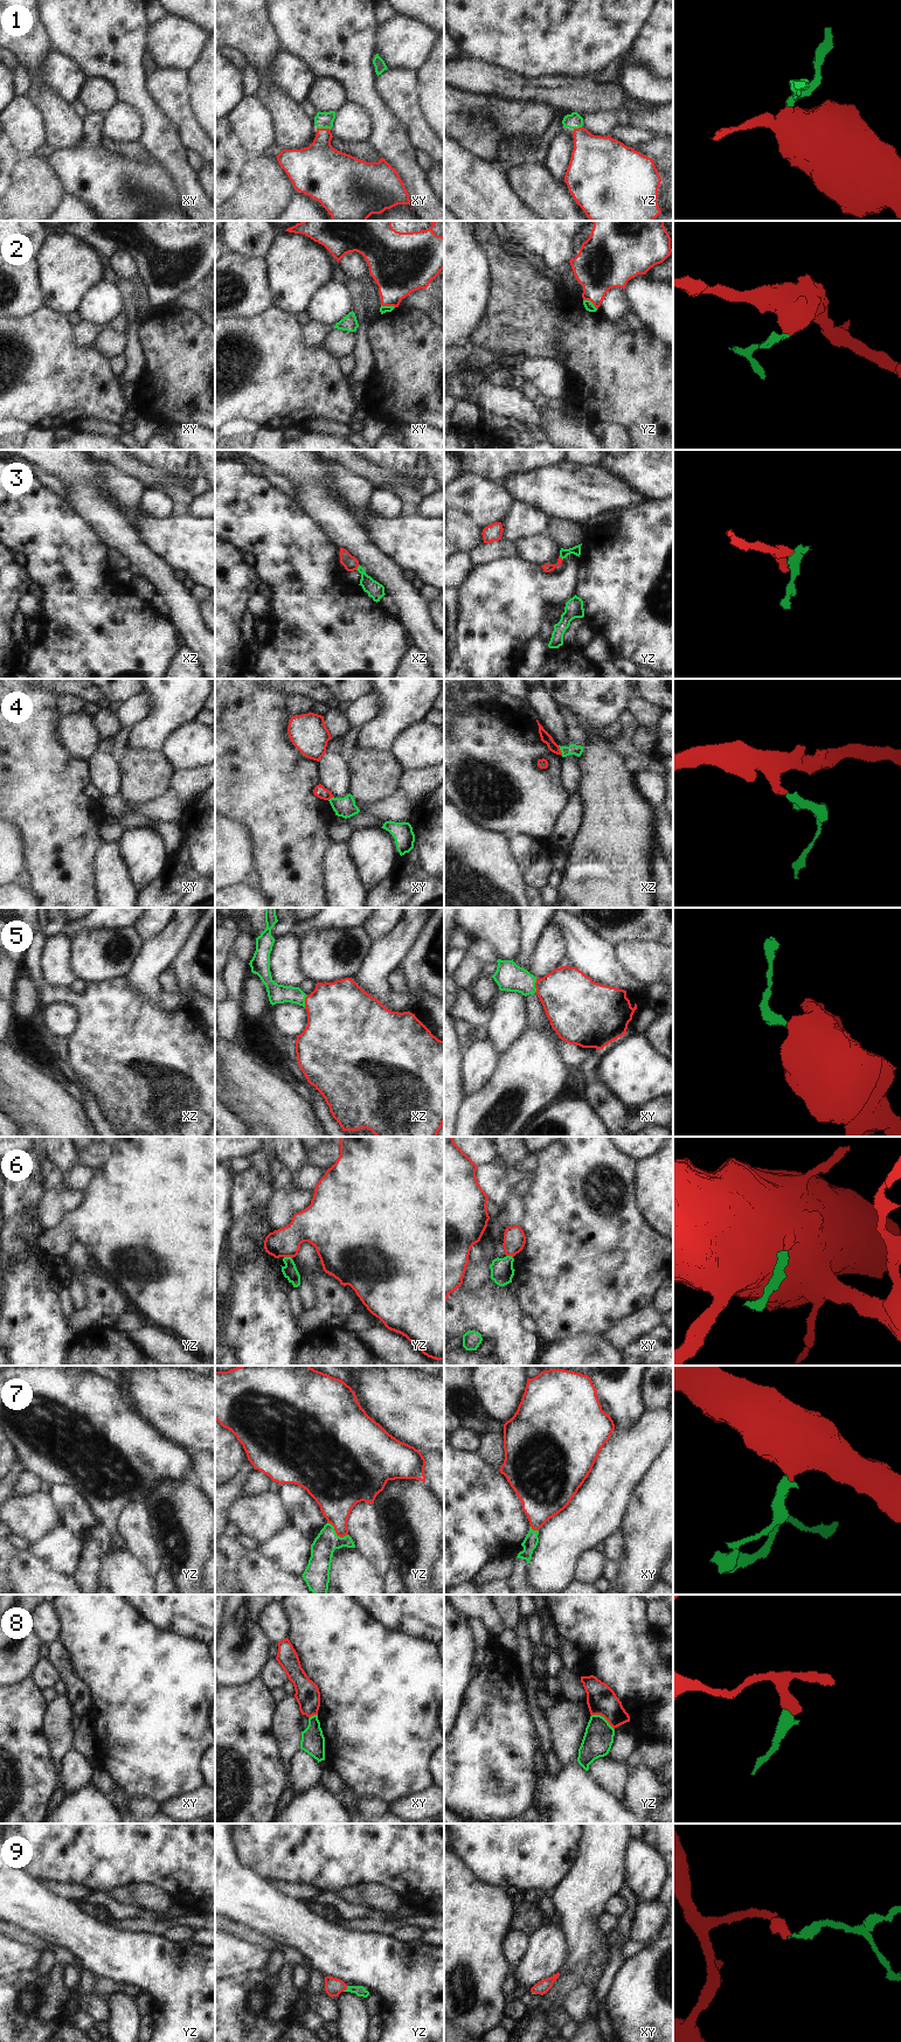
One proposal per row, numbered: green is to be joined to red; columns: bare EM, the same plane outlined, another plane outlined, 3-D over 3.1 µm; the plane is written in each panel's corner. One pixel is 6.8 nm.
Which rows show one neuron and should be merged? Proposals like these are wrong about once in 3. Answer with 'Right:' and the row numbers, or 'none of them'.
Right: 1, 5, 7, 9

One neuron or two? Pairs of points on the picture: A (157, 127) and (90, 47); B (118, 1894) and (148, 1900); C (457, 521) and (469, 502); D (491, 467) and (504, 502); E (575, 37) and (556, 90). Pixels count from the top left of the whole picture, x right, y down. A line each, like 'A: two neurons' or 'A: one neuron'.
A: one neuron
B: one neuron
C: two neurons
D: two neurons
E: two neurons

